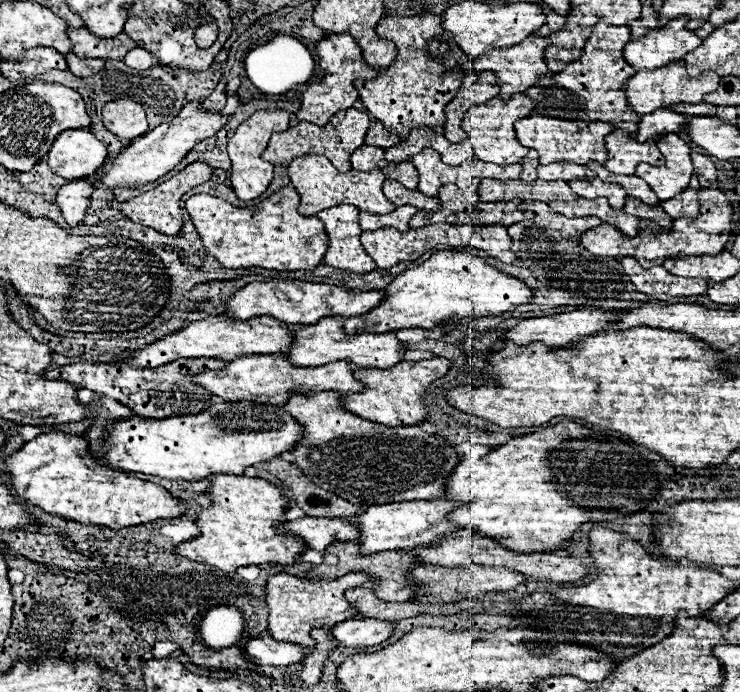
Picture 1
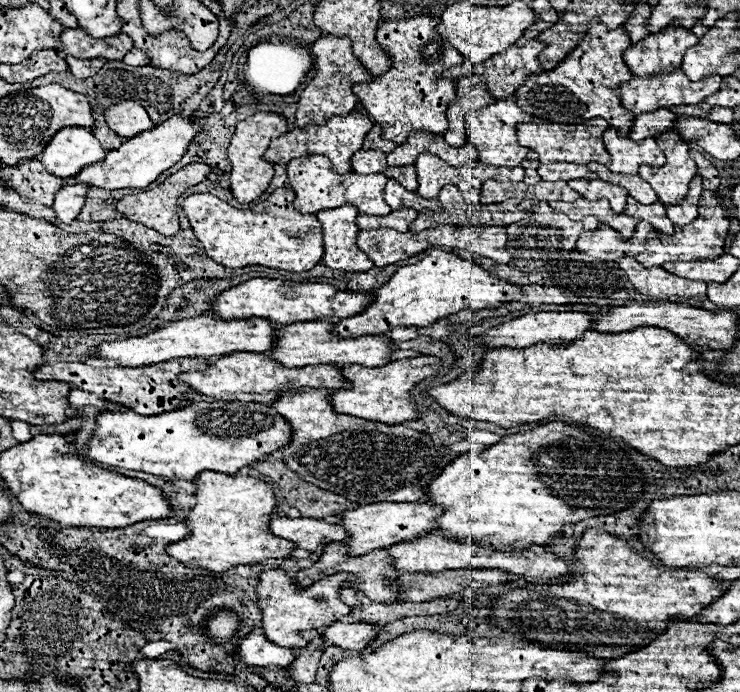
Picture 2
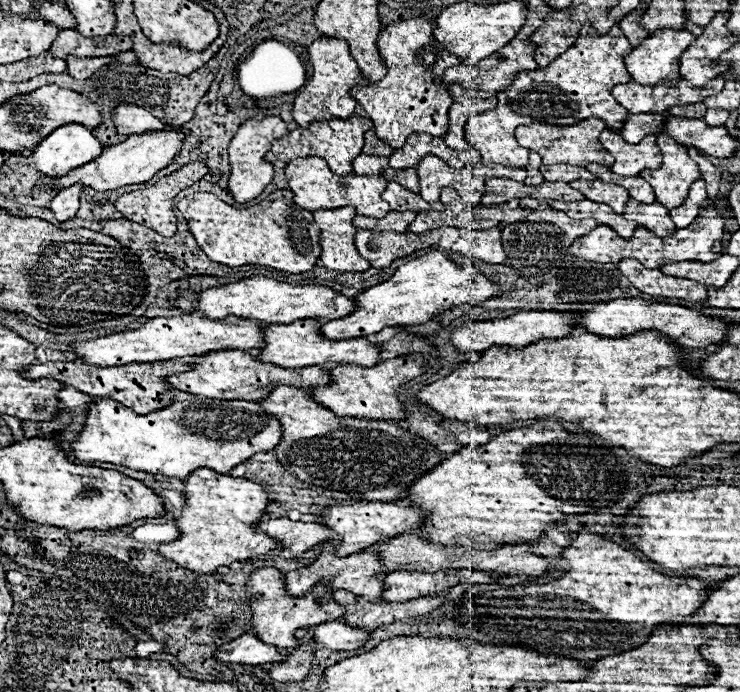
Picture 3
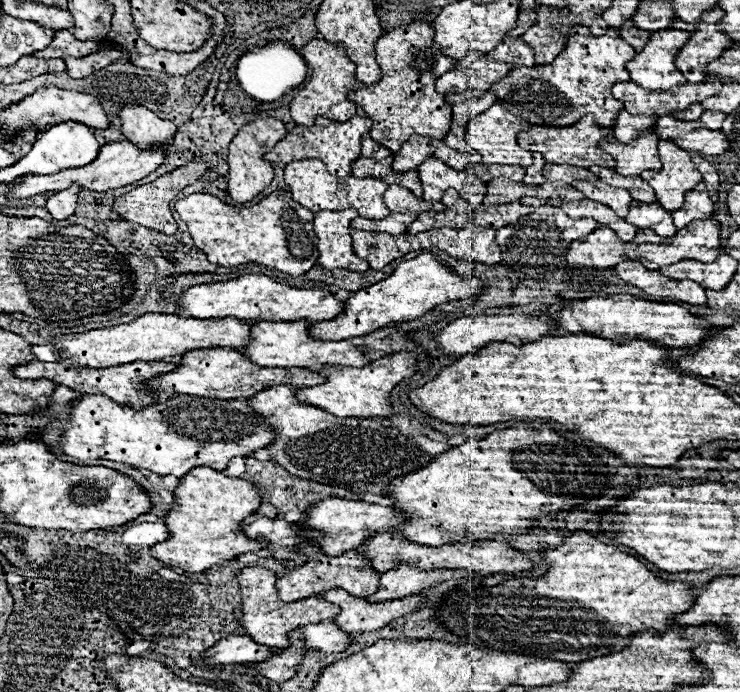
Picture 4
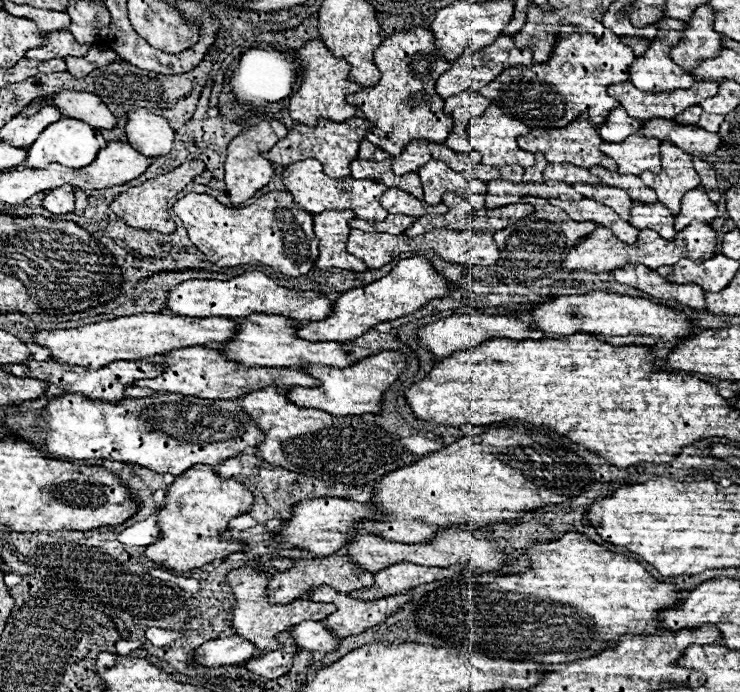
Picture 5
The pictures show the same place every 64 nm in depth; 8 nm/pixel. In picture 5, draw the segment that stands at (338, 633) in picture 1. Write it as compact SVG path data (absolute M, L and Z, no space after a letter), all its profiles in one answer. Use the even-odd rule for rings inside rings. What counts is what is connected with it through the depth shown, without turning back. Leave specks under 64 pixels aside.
M304 622L290 628L290 634L298 646L298 650L318 650L332 652L338 648L340 640L322 624L322 622Z

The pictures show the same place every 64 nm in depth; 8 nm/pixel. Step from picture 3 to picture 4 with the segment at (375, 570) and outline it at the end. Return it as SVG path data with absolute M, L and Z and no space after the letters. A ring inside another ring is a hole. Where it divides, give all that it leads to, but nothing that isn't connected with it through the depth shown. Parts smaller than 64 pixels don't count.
M354 550L346 552L344 556L322 556L320 552L310 556L308 562L300 568L288 570L282 576L278 576L276 584L278 584L278 596L280 602L296 602L308 596L314 596L318 592L326 592L328 588L344 588L346 592L352 592L352 596L370 596L372 592L376 592L378 588L378 580L380 580L380 572L372 570L372 566Z

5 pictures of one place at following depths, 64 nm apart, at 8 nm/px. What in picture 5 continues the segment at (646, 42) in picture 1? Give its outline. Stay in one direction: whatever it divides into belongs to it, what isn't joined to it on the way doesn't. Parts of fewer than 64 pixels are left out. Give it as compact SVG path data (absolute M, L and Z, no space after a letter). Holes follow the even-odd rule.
M672 30L668 34L658 32L646 54L630 64L630 82L638 90L660 94L678 88L690 88L694 84L694 78L670 58L670 48L678 44L682 36L684 34L680 30Z

